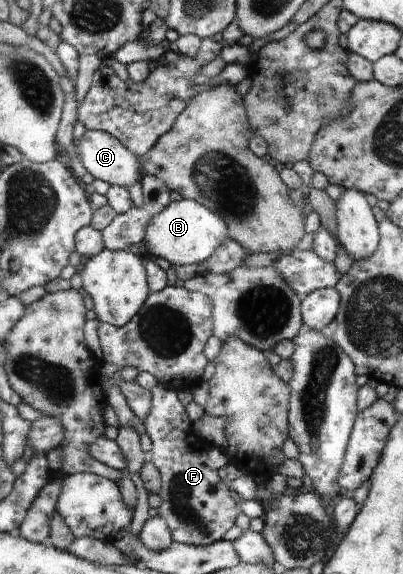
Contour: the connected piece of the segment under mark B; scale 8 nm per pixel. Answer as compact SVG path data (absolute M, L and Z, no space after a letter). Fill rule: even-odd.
M192 199L172 201L164 210L150 217L144 226L142 238L146 255L164 258L172 266L176 264L202 264L210 258L216 247L227 236L225 221L205 205Z

